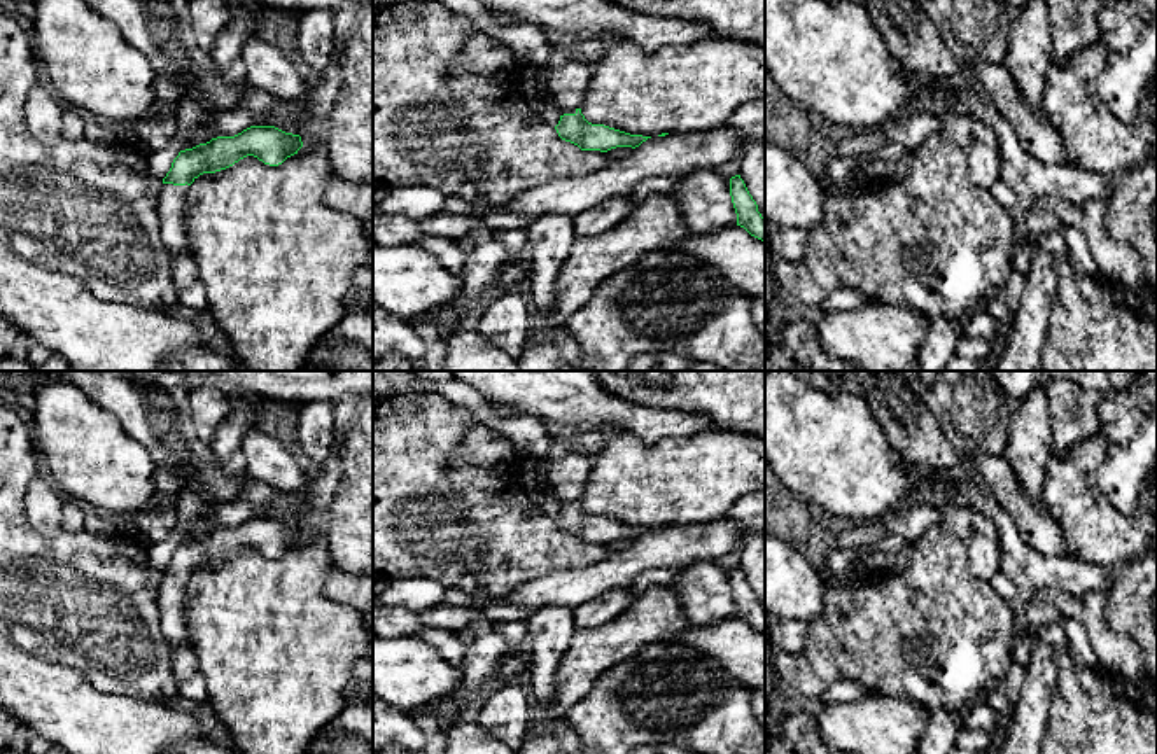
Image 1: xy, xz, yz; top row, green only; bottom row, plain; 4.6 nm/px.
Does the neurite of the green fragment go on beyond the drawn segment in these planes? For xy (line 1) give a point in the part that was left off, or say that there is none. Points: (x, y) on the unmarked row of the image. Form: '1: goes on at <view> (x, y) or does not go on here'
1: goes on at xy (172, 599)

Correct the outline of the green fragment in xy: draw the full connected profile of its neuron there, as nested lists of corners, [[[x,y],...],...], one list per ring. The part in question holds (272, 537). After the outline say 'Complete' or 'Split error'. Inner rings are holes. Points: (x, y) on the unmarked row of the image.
[[[250,518],[235,528],[217,528],[180,542],[159,583],[158,607],[165,637],[172,644],[191,649],[186,619],[187,583],[200,567],[226,562],[247,548],[278,558],[301,539],[299,527],[275,518]]]. Split error

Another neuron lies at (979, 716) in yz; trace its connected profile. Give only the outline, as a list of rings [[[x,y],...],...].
[[[975,702],[964,712],[964,728],[992,733],[994,726],[996,719],[989,702]]]

